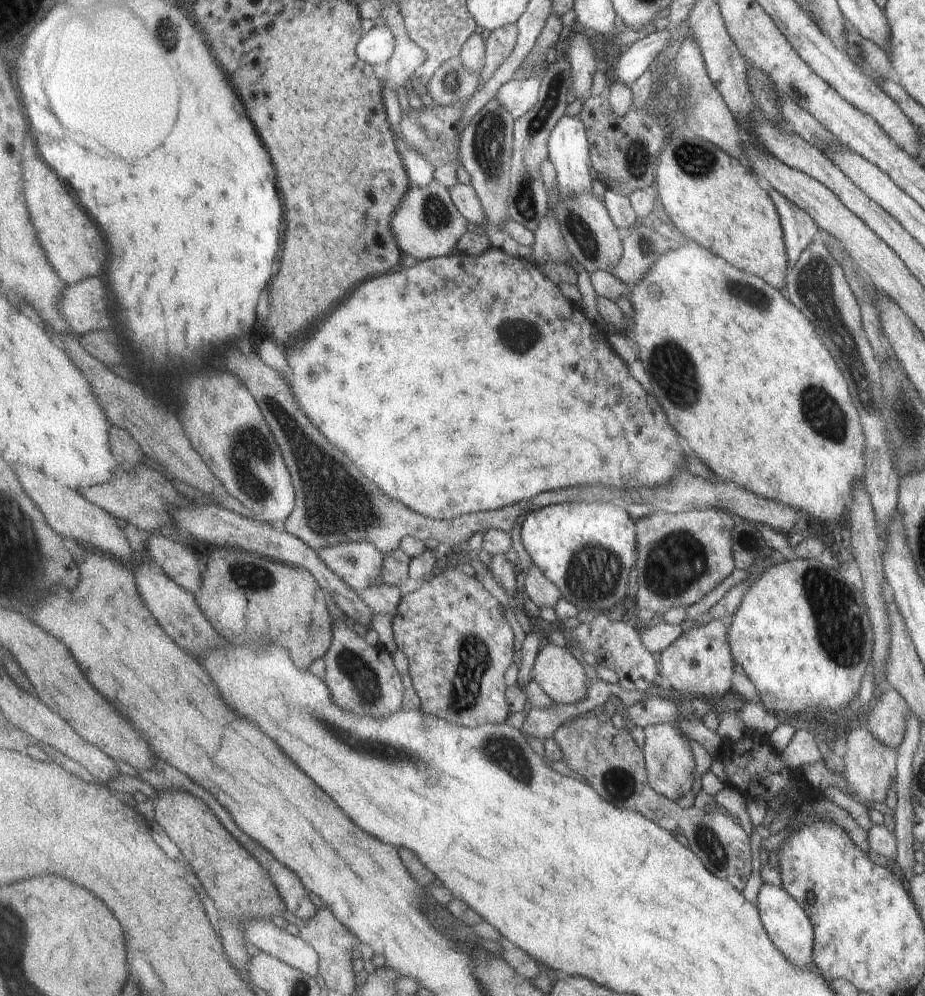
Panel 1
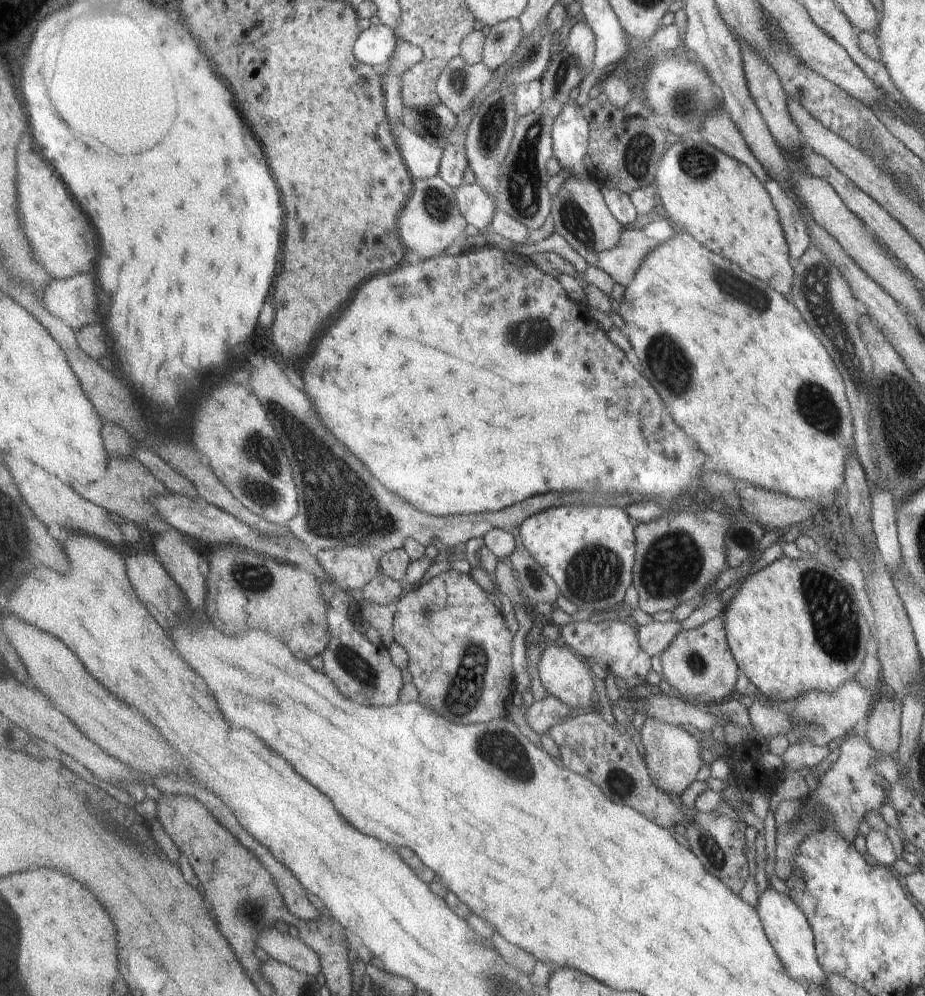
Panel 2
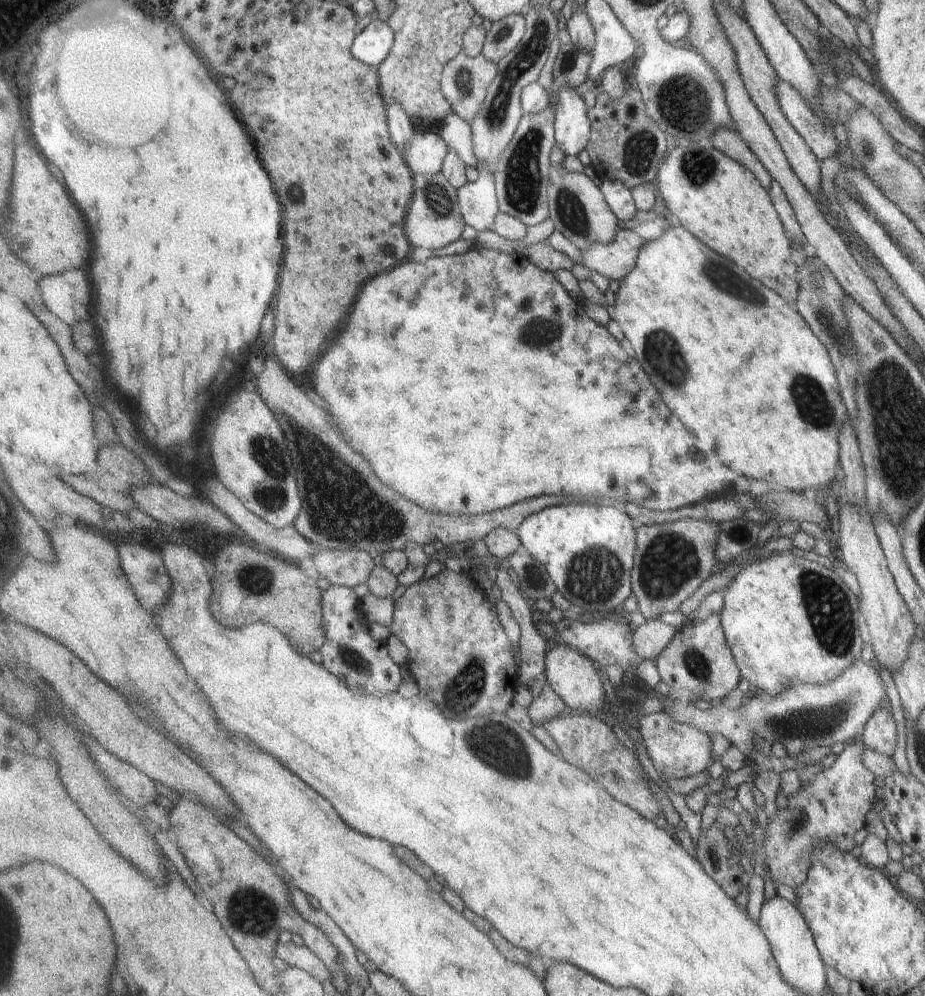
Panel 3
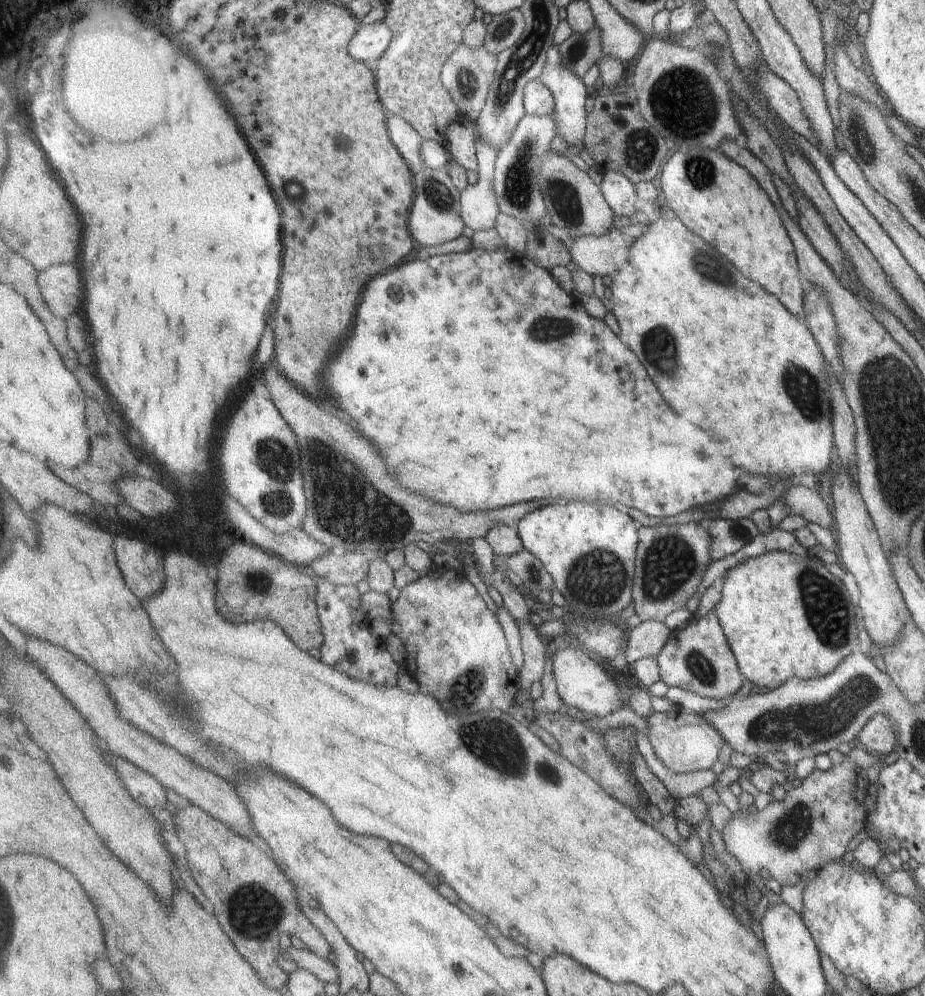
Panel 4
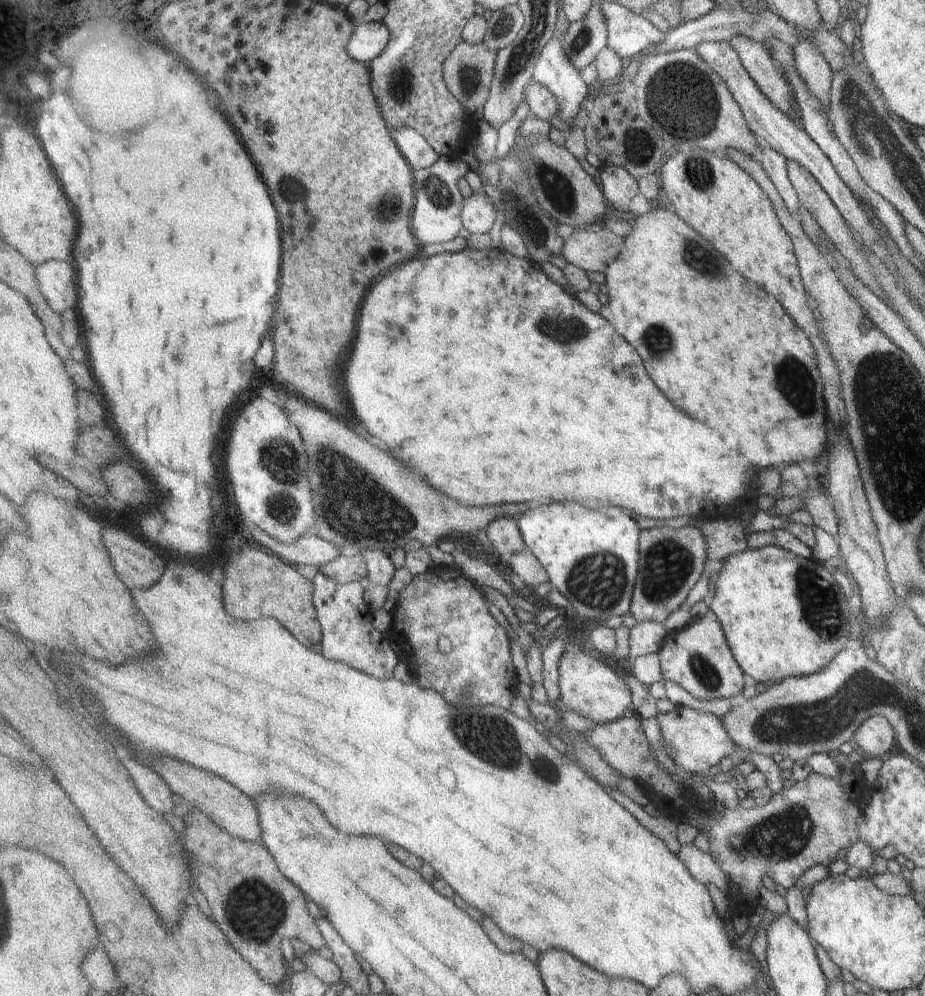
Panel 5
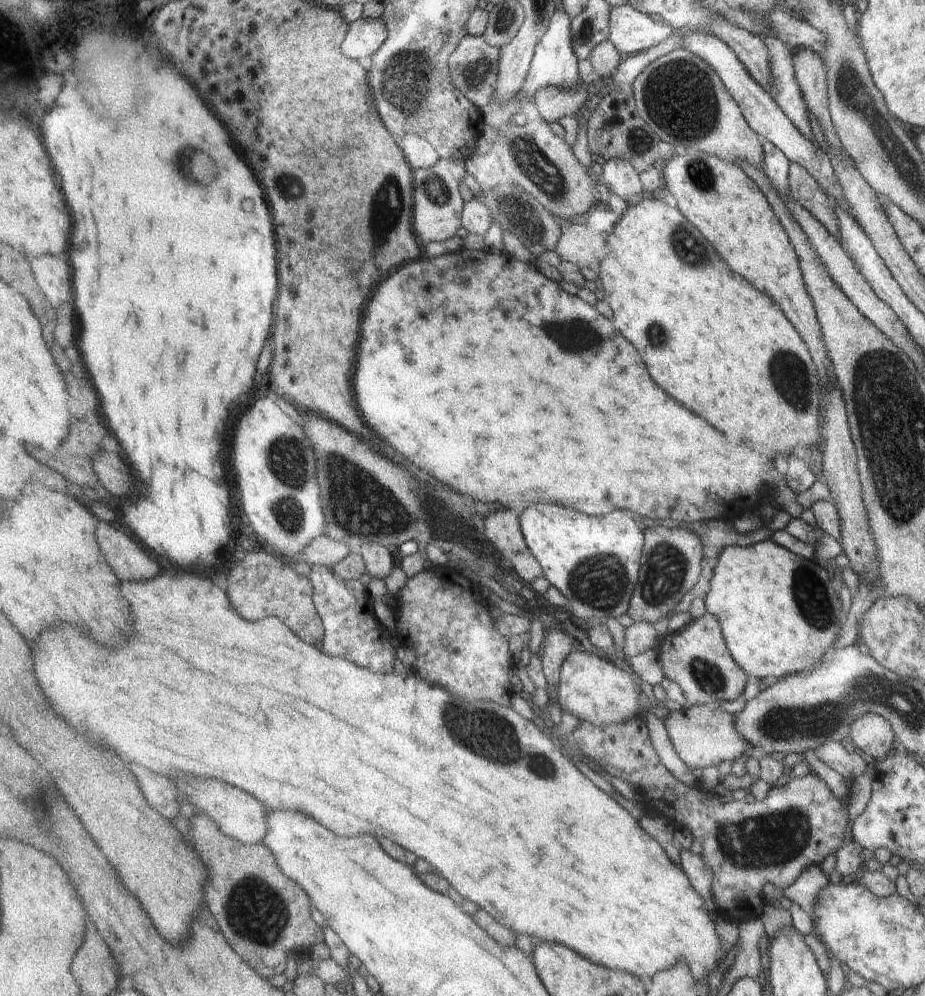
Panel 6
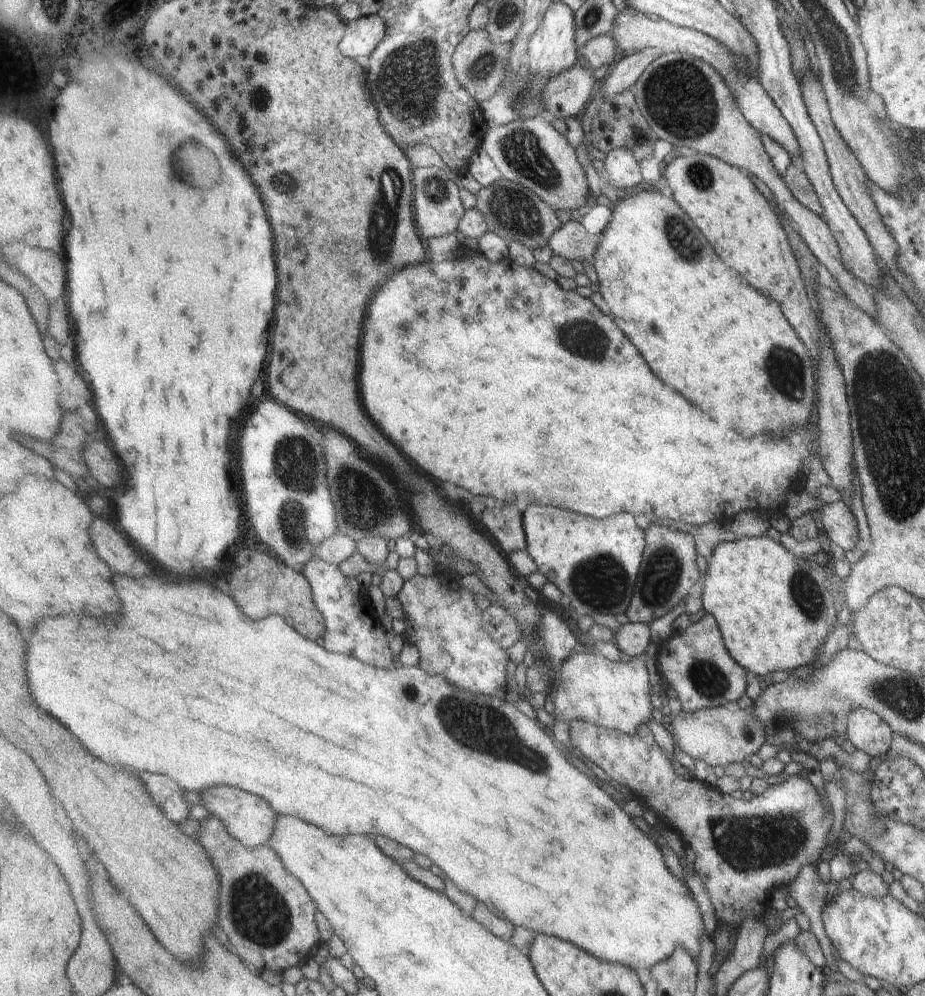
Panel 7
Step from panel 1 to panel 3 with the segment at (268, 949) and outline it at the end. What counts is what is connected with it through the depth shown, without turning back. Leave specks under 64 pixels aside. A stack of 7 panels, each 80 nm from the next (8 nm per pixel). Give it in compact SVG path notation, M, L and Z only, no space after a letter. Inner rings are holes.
M277 942L272 946L275 956L280 958L289 967L297 967L311 976L323 980L330 980L327 965L307 946L295 942Z

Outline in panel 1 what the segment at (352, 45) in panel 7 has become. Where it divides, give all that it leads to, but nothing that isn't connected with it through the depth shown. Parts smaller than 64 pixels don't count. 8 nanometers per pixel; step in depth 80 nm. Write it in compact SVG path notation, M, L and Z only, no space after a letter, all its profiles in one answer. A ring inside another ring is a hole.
M374 26L364 35L356 51L369 64L387 66L396 49L396 38L389 26Z

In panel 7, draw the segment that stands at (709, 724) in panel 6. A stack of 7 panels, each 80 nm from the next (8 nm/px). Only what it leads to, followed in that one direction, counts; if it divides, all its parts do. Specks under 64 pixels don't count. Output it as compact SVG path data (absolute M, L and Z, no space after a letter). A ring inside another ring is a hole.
M720 706L699 709L693 712L682 709L677 715L671 714L669 722L672 738L679 748L693 760L727 767L731 763L746 763L749 756L756 754L764 736L760 724L753 718L750 709Z

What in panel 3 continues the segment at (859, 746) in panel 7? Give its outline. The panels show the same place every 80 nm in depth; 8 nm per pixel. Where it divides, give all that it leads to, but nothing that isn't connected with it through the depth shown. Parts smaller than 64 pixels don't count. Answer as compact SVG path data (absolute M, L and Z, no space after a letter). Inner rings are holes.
M888 703L877 707L866 720L858 740L865 748L891 757L895 750L895 722Z

